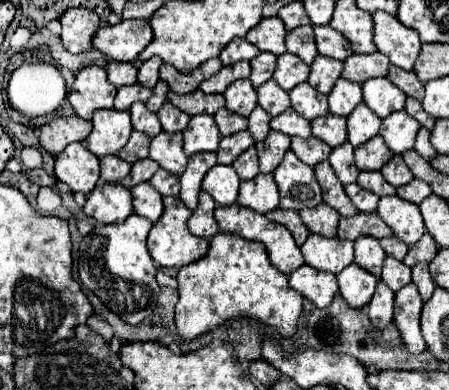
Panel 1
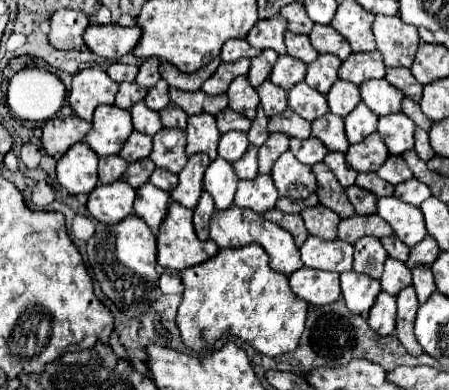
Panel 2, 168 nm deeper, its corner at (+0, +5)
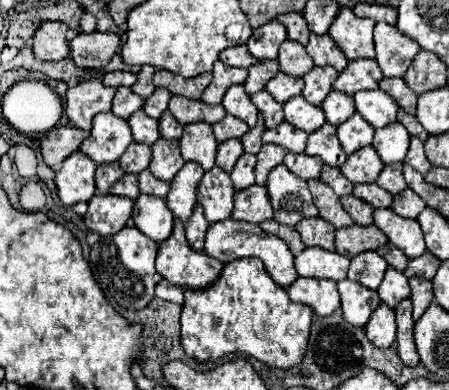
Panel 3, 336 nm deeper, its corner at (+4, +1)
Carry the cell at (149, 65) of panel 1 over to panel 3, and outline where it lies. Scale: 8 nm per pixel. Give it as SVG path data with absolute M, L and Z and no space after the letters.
M144 65L138 73L138 81L132 85L132 91L138 93L142 99L148 99L154 93L154 83L152 83L152 75L154 75L154 67L152 65Z

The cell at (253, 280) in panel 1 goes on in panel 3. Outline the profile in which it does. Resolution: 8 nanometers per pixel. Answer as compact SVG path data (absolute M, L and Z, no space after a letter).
M236 259L222 269L216 285L208 289L184 289L182 347L198 359L216 363L230 353L246 353L270 367L290 369L304 359L312 309L292 303L286 289L276 285L260 259Z

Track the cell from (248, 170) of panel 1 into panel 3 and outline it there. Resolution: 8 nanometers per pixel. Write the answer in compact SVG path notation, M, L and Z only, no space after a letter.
M244 153L244 155L236 161L234 171L230 173L236 191L254 185L254 165L256 165L256 155L250 155L250 153Z

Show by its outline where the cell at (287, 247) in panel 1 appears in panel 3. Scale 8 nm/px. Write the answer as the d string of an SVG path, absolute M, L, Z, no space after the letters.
M228 219L228 221L220 221L220 223L214 223L208 227L208 233L206 233L206 245L204 245L204 253L218 259L220 263L230 263L234 259L242 259L242 257L258 257L262 259L268 275L280 285L280 287L290 287L296 279L298 279L298 273L294 269L294 255L290 253L288 245L278 239L276 235L266 235L260 225L252 225L252 223L242 223L242 221L234 221L234 219Z

